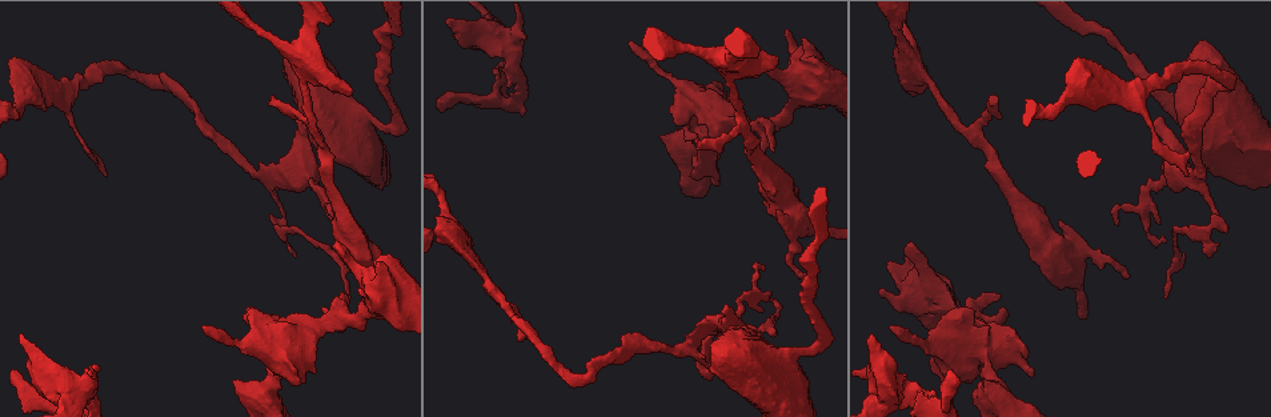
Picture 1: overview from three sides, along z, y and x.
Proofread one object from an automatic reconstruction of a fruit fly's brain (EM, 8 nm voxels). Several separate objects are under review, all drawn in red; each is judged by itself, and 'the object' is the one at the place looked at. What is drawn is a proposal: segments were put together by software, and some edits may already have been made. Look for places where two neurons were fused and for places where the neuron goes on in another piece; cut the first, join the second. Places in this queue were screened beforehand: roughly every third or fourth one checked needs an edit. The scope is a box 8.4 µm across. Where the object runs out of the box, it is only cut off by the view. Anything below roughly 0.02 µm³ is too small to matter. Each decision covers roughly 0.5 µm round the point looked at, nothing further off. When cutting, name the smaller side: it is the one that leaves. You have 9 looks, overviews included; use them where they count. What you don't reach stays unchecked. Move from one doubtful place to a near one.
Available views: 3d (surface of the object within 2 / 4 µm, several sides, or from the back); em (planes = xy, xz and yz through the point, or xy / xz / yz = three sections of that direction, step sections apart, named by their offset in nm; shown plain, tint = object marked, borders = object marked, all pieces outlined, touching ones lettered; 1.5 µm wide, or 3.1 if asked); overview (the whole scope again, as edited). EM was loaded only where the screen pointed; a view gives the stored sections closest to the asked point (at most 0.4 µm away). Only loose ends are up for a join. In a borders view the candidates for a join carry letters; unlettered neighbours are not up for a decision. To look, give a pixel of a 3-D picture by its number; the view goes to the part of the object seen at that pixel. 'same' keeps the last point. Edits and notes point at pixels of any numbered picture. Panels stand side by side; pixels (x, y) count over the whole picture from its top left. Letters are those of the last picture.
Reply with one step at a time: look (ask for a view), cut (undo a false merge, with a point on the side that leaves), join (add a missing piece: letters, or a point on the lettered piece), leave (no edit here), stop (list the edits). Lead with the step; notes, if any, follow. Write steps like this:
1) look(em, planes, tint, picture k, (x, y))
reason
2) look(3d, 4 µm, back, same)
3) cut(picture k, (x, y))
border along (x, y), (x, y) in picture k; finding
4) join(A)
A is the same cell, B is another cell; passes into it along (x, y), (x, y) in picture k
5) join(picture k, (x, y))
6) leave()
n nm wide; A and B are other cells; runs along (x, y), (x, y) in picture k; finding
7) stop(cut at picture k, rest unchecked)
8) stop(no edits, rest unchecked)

look(em, xy, step 4, plain, picture 1, (1219, 228))
abrupt turn

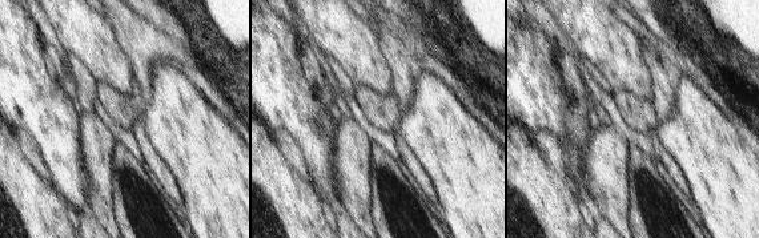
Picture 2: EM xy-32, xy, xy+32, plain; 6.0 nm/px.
look(em, xy, step 4, borders, same)
what lies round it

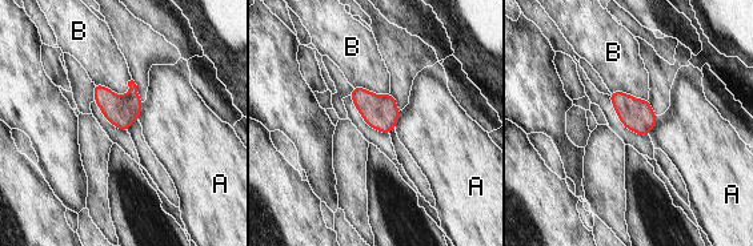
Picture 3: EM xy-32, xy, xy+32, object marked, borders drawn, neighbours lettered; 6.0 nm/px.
leave()
B touches over 240 nm; A and B are other cells; all the same neuron

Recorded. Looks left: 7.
look(em, planes, borders, picture 1, (149, 79))
abrupt turn

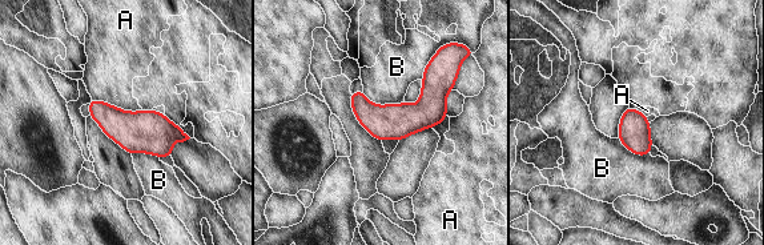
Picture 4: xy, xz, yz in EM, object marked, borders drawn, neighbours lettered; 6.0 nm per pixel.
leave()
A and B are other cells; border along (92, 97), (123, 109), (141, 111) in picture 4; continuous, no second neuron

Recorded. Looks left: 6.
look(em, planes, borders, picture 1, (268, 101))
tapers out

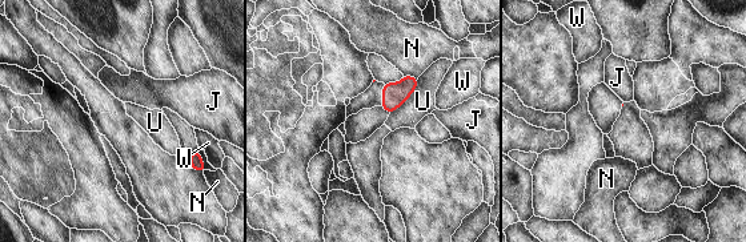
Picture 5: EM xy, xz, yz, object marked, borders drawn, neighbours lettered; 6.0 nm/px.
leave()
U touches over 280 nm; J, N, U and W are other cells; none of them fits

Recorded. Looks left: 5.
look(em, planes, borders, picture 1, (665, 78))
sudden change in width

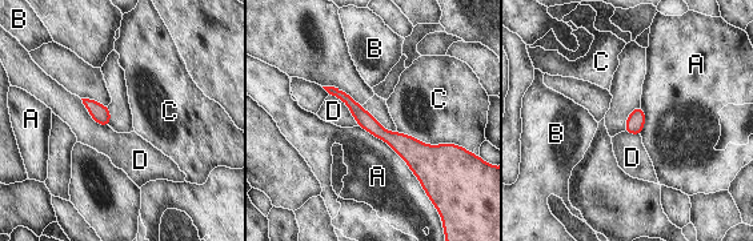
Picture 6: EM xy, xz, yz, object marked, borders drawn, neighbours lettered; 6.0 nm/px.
leave()
A touches over 650 nm; A, B, C and D are other cells; runs along (331, 89), (413, 152), (452, 149) in picture 6; continuous, no second neuron

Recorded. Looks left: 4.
stop(no edits, rest unchecked)

